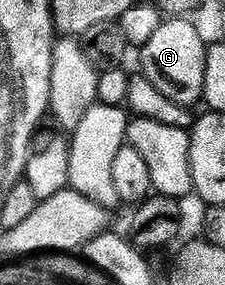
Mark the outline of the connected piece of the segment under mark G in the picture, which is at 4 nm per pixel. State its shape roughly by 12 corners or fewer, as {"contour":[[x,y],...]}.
{"contour":[[187,18],[160,19],[139,49],[141,74],[173,103],[205,82],[203,36]]}

